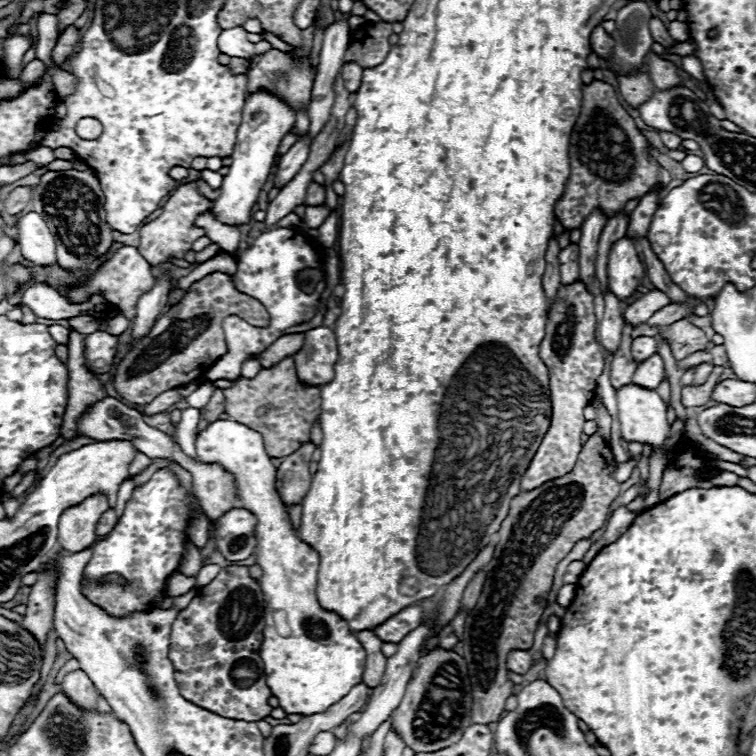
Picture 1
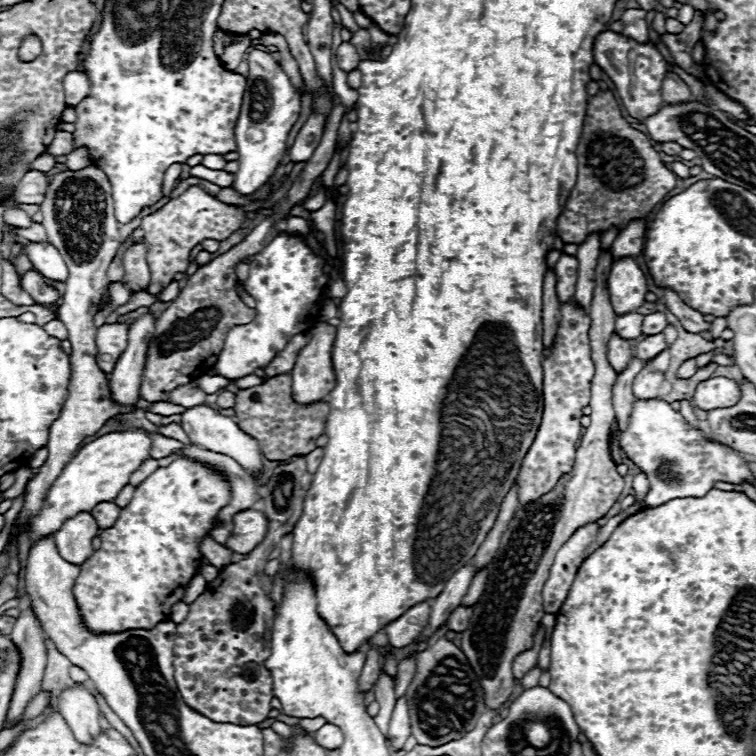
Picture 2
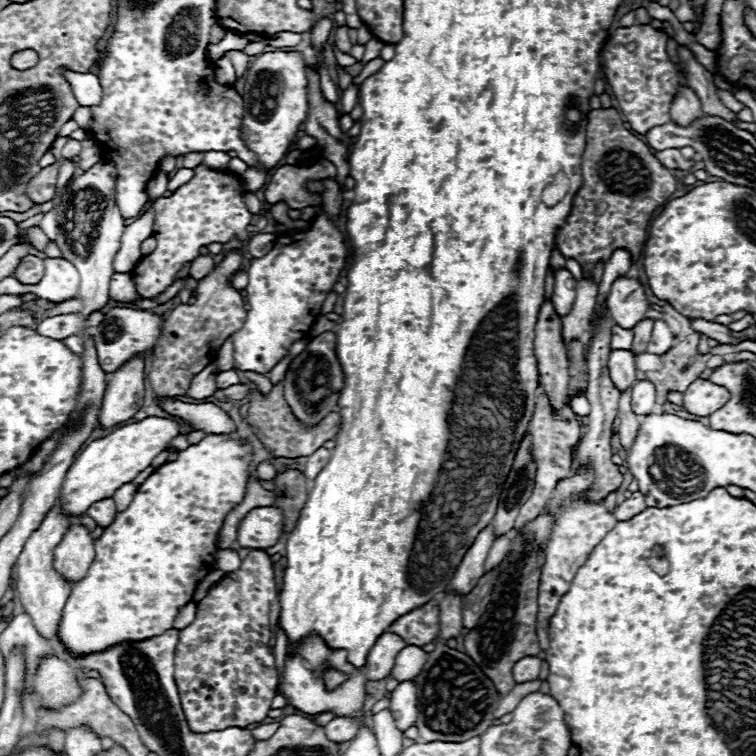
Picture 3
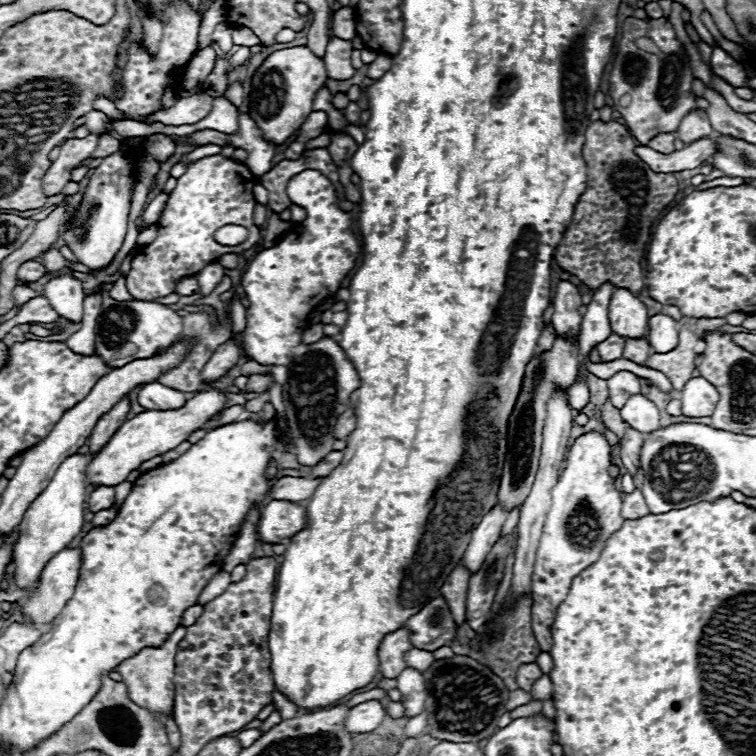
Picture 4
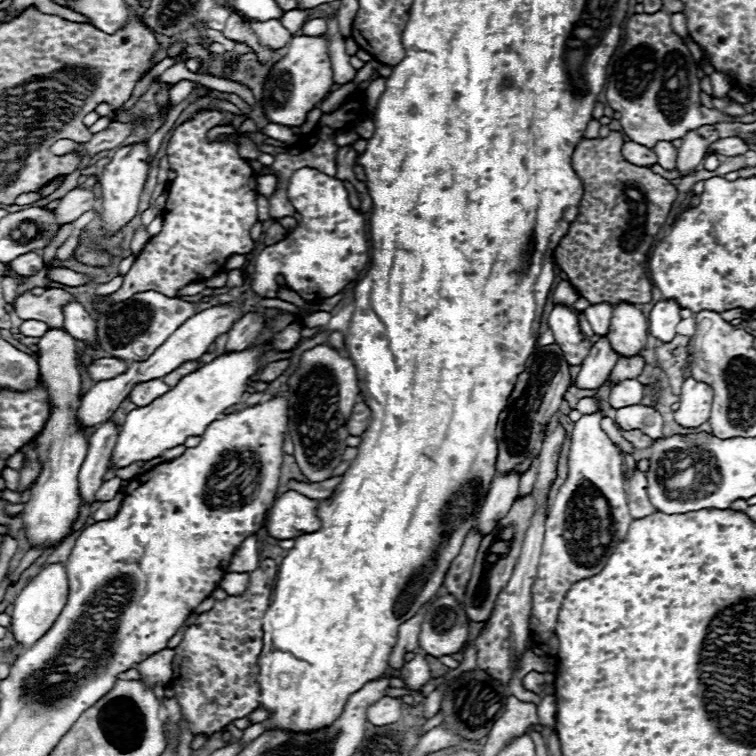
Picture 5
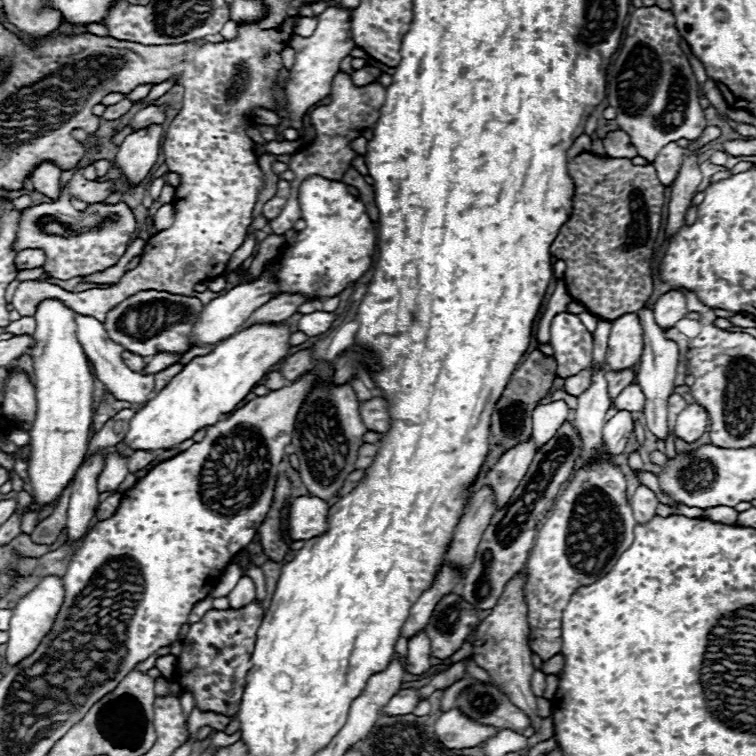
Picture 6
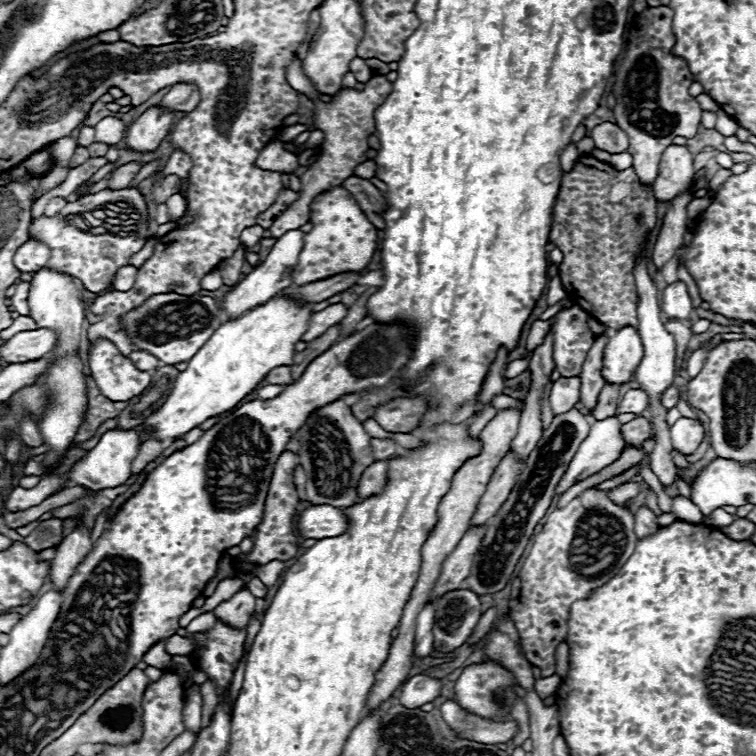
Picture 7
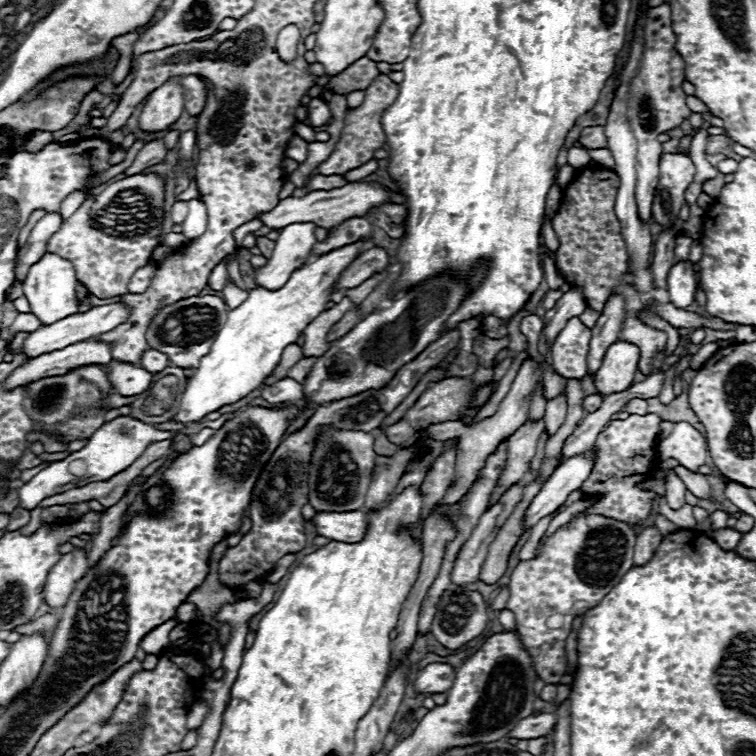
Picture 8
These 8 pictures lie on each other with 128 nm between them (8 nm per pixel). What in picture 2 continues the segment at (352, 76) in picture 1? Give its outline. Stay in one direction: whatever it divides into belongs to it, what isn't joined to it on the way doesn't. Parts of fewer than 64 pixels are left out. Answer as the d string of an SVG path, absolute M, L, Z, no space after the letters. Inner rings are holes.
M342 42L336 48L336 64L340 66L340 70L344 70L346 74L350 74L352 70L358 68L360 64L360 56L356 52L356 48L350 42Z

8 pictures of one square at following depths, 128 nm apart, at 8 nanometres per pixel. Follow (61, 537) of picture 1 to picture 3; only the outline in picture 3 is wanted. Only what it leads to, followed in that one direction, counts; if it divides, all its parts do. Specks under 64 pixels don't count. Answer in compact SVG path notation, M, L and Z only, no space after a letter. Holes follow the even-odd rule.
M70 524L54 548L54 568L72 582L78 582L94 560L94 540L82 524Z

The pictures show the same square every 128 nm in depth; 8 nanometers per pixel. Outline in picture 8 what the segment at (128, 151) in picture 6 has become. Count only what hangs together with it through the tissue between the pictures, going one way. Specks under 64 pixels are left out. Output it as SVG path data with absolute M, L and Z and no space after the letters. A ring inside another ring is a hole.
M172 78L148 96L146 106L138 120L138 128L144 132L166 130L180 118L182 110L184 110L182 88L178 78Z

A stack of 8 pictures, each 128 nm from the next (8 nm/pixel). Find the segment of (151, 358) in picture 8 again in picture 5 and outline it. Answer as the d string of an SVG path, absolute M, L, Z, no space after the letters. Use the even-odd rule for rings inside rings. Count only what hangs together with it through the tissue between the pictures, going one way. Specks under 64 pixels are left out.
M98 358L88 366L88 376L92 382L96 380L108 380L112 376L118 376L128 368L128 362L122 362L118 358Z

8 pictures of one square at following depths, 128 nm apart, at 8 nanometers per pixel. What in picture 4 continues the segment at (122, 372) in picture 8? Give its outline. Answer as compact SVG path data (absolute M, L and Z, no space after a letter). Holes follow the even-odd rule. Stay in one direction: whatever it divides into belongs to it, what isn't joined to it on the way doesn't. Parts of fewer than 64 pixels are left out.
M56 274L44 286L44 296L60 316L68 322L78 322L82 318L82 300L84 288L78 278L72 274ZM150 382L150 384L146 384L146 390L140 390L138 402L146 410L152 410L152 408L182 408L186 404L186 396L184 396L184 392L172 390L168 386L158 384L158 382Z

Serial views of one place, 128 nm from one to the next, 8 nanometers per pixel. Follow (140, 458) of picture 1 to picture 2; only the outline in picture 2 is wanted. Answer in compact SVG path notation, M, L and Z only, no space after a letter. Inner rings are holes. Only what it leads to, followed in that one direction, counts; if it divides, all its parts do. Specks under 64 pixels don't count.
M170 455L166 458L156 460L154 458L148 458L148 460L144 460L144 464L140 464L140 468L136 470L136 472L132 472L132 480L130 480L130 484L132 486L138 486L140 482L144 482L156 468L161 466L166 467L171 462L179 458L178 455Z

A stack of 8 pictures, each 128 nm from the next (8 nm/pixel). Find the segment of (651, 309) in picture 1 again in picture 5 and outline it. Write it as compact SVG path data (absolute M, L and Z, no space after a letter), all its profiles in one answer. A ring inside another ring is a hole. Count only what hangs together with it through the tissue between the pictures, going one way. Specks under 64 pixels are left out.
M602 336L598 342L592 344L590 354L586 356L580 374L574 380L574 386L578 388L600 388L606 384L612 368L618 362L618 352L610 346L610 340Z

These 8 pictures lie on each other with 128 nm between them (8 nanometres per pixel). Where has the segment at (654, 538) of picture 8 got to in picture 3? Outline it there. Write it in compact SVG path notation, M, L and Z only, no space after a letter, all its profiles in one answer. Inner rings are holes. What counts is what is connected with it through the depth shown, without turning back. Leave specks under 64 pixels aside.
M632 388L620 394L620 404L618 404L618 436L620 436L620 444L624 446L624 450L632 446L638 434L638 428L640 428L640 420L632 412L632 392L630 390ZM634 492L634 498L628 498L628 500L624 500L620 506L616 506L614 516L616 516L618 522L622 522L622 520L630 520L632 516L640 514L644 508L646 508L644 498L640 498L640 492Z

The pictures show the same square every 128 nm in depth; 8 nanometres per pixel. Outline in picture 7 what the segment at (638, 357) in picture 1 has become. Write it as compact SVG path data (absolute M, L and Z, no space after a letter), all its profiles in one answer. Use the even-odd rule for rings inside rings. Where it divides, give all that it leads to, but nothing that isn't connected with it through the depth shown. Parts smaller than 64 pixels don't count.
M674 282L666 286L662 294L662 316L664 318L676 318L676 320L686 320L692 314L692 300L686 290L686 284Z

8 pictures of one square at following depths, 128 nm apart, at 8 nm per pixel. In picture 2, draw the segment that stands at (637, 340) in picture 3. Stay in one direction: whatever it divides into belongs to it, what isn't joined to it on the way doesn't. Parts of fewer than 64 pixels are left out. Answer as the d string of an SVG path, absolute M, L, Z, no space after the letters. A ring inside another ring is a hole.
M652 312L648 316L644 316L644 322L642 322L642 334L656 334L656 332L662 332L666 328L666 314L662 312Z

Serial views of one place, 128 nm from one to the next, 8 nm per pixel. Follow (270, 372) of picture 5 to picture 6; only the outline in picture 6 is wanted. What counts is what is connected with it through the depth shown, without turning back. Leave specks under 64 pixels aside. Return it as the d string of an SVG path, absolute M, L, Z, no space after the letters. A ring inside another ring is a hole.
M300 350L300 352L288 356L286 360L282 360L276 368L278 368L286 378L292 380L292 378L296 378L300 372L312 368L312 352L310 352L310 350Z

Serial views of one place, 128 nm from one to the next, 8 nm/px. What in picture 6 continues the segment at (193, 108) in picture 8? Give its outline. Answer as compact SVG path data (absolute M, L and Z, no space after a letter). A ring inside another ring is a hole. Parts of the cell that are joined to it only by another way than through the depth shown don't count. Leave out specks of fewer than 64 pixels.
M146 106L132 116L132 120L128 122L128 128L132 128L132 132L136 132L142 128L148 128L150 124L162 124L164 120L166 120L164 106Z

